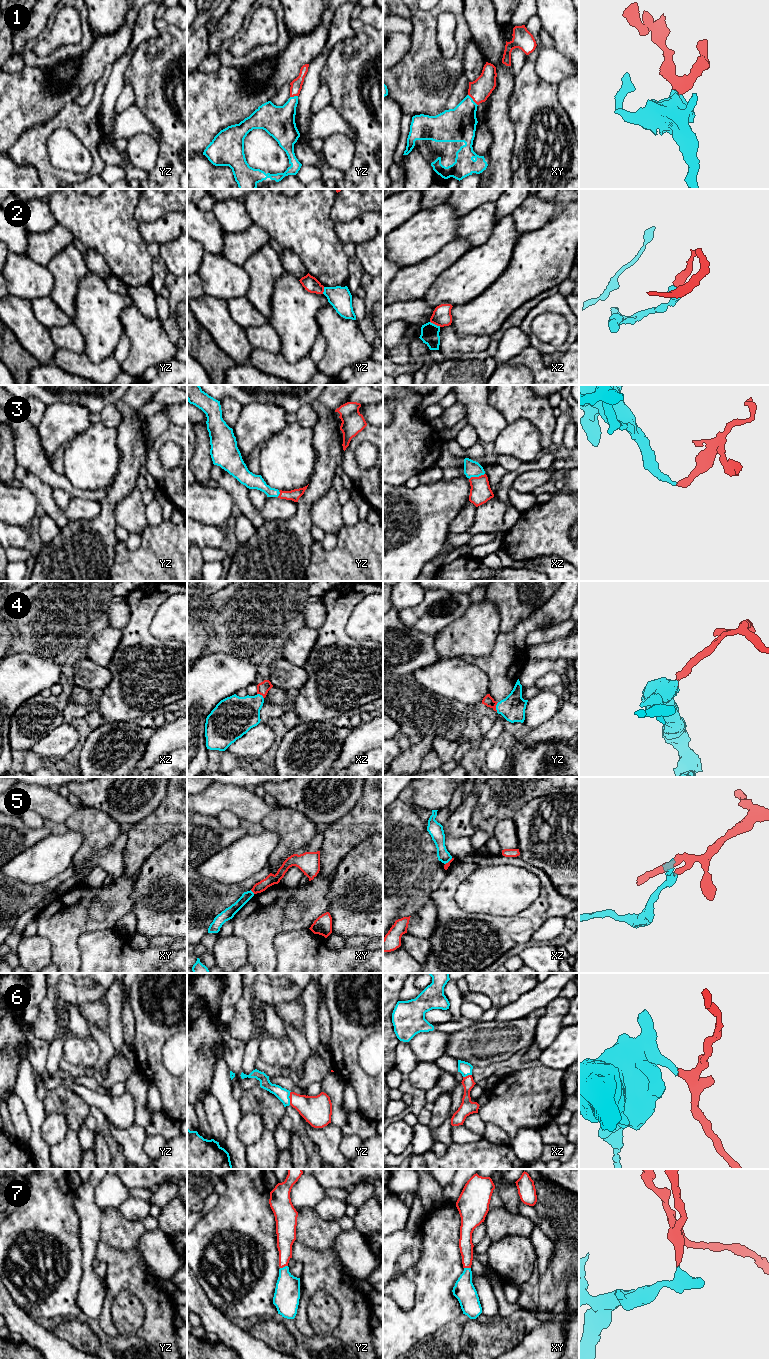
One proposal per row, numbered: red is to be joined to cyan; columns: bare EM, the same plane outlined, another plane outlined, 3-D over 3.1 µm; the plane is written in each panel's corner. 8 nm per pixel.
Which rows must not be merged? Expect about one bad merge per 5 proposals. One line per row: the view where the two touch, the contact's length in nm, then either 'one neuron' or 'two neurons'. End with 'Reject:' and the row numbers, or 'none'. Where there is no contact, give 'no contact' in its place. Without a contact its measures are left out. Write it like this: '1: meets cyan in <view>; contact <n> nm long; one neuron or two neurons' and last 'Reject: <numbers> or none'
1: meets cyan in xy; contact 120 nm long; one neuron
2: meets cyan in xz; contact 100 nm long; two neurons
3: meets cyan in xz; contact 140 nm long; one neuron
4: meets cyan in yz; contact 80 nm long; one neuron
5: meets cyan in xy; contact 50 nm long; two neurons
6: meets cyan in yz; contact 110 nm long; one neuron
7: meets cyan in yz; contact 70 nm long; one neuron
Reject: 2, 5

